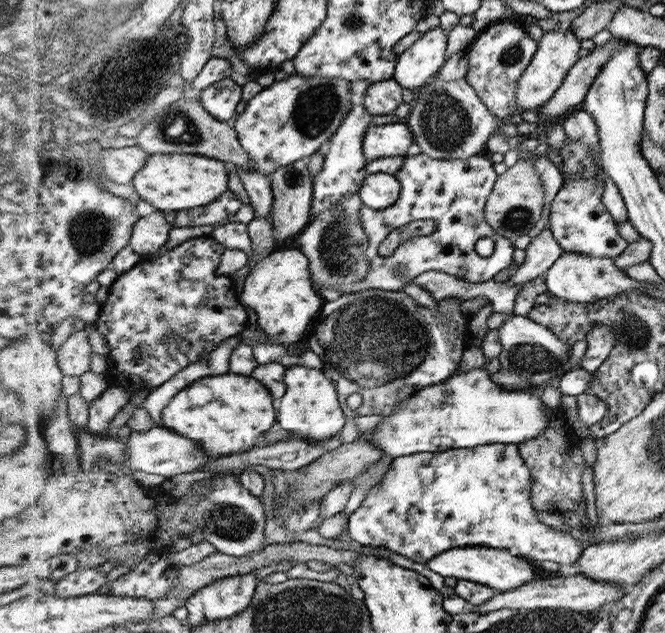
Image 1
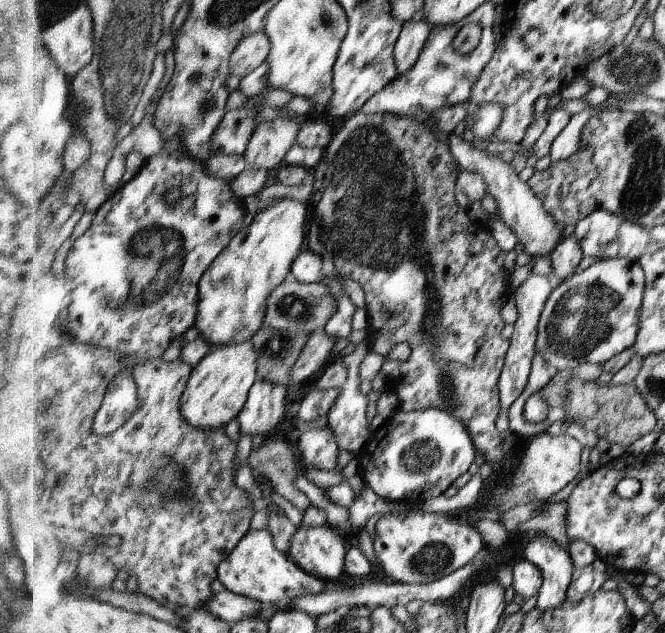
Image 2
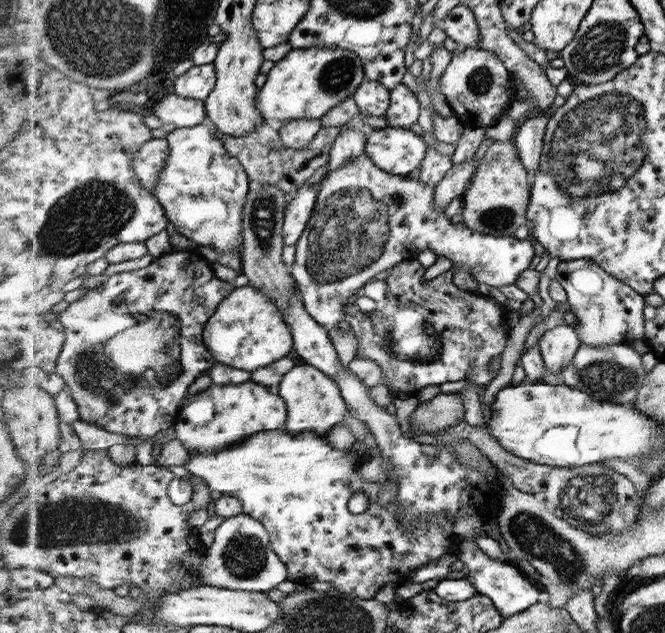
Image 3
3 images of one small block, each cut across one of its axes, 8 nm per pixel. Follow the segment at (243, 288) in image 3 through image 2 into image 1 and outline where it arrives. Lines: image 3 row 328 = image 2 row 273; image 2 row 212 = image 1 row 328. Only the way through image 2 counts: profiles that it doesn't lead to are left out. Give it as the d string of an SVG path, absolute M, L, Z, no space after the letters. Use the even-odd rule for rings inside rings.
M279 248L268 258L255 264L253 271L246 278L242 301L248 306L253 307L258 315L256 325L269 336L275 336L276 344L290 345L300 340L304 330L309 328L308 324L312 318L318 314L318 310L323 308L322 298L316 294L310 272L308 272L308 257L300 249Z

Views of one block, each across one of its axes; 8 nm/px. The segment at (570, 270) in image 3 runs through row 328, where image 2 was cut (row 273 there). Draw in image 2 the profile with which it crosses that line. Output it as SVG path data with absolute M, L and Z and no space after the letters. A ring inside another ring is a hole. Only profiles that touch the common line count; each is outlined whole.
M616 257L591 264L550 293L537 326L537 351L552 372L570 370L584 362L604 365L638 338L644 294L646 273L639 261Z

